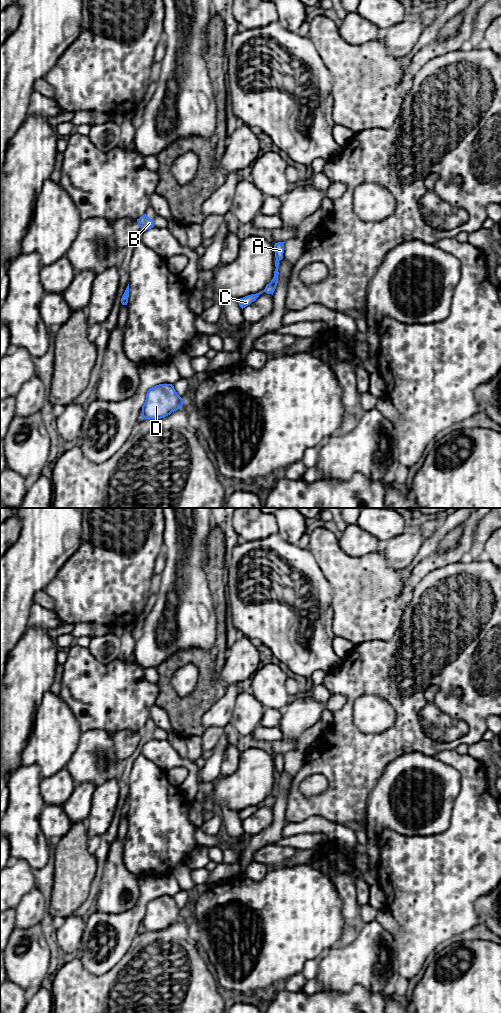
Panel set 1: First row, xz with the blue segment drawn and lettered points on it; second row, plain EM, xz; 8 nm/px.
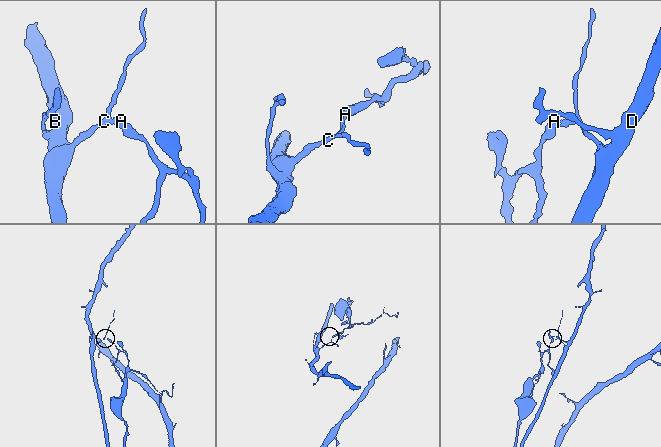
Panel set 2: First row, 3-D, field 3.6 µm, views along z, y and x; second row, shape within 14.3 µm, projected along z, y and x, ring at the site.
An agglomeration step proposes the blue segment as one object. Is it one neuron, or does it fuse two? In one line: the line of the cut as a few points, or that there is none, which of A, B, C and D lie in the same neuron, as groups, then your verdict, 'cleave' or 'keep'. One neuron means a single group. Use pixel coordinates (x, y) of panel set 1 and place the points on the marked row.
cut xz (276, 259), (278, 261); groups A / B C D; cleave

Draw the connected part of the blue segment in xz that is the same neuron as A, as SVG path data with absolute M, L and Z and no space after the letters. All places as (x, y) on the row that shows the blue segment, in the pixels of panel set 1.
M278 242L278 243L275 243L274 245L275 258L277 261L280 261L283 259L284 243L285 242Z

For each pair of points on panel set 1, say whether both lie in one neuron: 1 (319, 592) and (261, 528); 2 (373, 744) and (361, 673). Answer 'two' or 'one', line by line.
1: two
2: one

